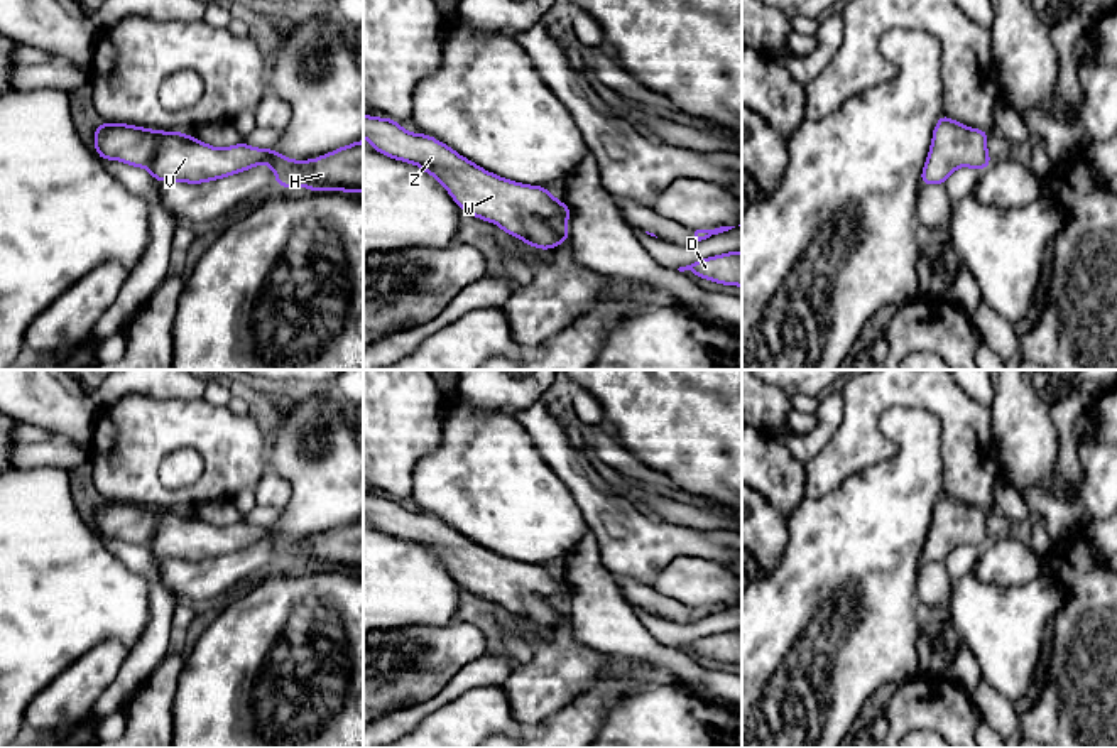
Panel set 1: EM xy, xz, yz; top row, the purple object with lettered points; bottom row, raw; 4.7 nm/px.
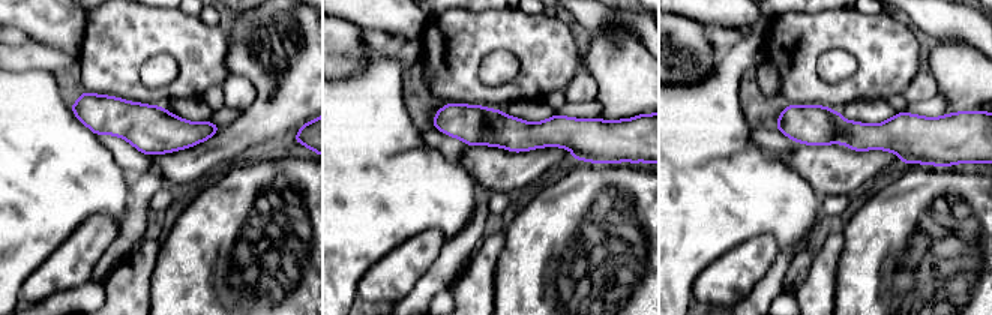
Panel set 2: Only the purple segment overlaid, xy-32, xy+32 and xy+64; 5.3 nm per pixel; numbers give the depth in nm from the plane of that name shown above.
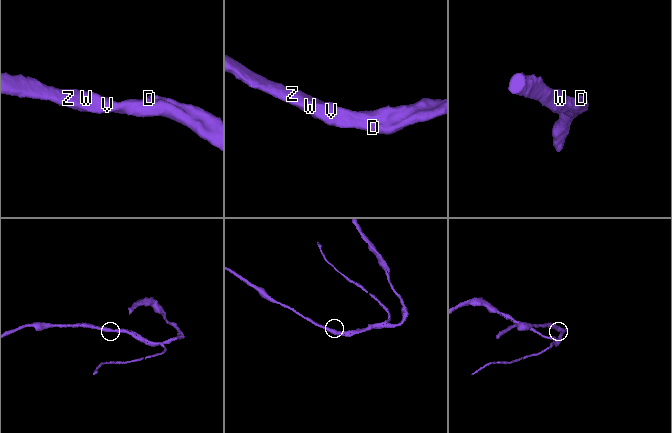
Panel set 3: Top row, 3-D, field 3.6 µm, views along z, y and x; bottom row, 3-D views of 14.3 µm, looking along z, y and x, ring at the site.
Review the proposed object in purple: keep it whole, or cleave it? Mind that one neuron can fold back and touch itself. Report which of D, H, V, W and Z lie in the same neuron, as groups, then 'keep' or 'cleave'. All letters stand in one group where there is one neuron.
D H V W Z | keep

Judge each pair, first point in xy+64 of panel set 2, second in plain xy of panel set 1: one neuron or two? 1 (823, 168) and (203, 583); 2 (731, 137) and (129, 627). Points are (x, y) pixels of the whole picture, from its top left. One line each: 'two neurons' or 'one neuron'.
1: one neuron
2: one neuron

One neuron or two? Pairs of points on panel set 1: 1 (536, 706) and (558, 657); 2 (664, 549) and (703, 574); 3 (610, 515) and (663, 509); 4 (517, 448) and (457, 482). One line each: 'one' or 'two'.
1: one
2: two
3: two
4: one

